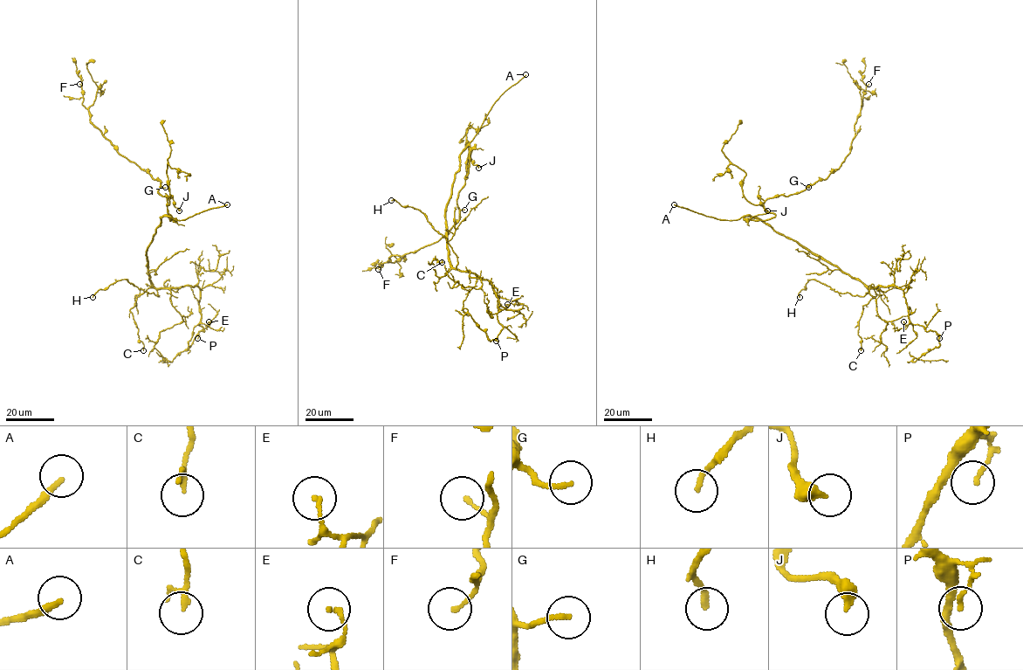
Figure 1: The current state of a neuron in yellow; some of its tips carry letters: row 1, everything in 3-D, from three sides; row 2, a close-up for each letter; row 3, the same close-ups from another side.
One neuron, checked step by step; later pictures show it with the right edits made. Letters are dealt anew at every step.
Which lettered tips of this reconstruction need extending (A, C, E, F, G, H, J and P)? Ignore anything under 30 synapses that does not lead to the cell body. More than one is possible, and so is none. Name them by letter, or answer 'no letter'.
A, G

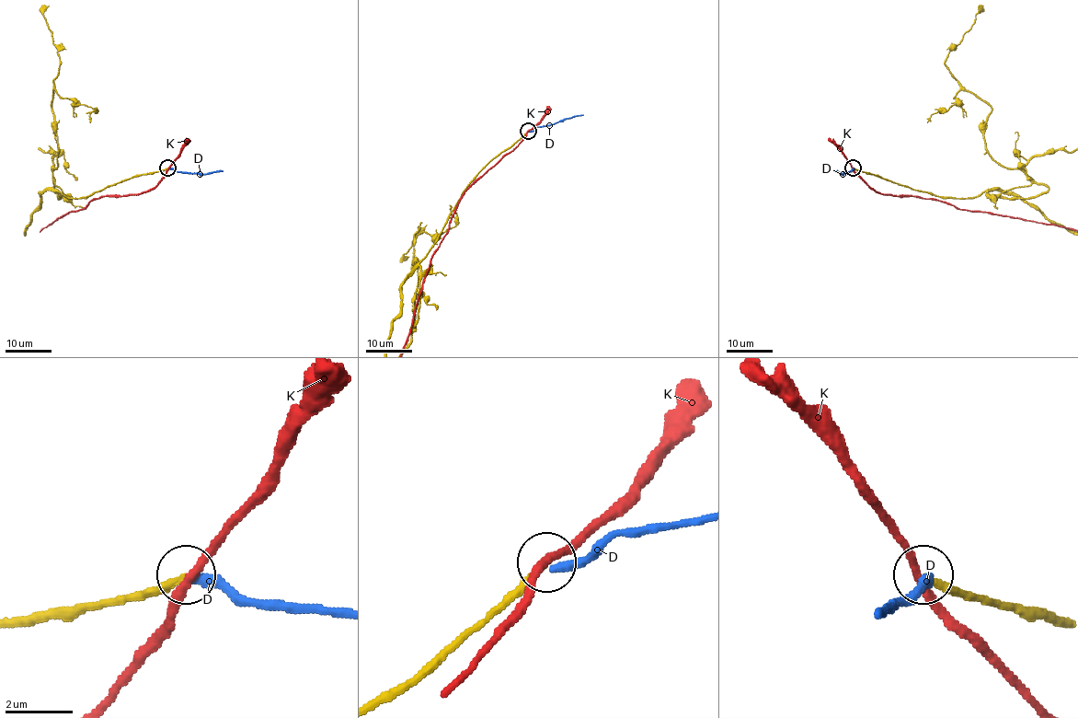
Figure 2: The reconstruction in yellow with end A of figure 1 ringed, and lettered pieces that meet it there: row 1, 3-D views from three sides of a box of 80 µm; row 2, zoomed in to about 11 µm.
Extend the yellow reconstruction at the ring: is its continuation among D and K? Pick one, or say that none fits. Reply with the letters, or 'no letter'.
no letter

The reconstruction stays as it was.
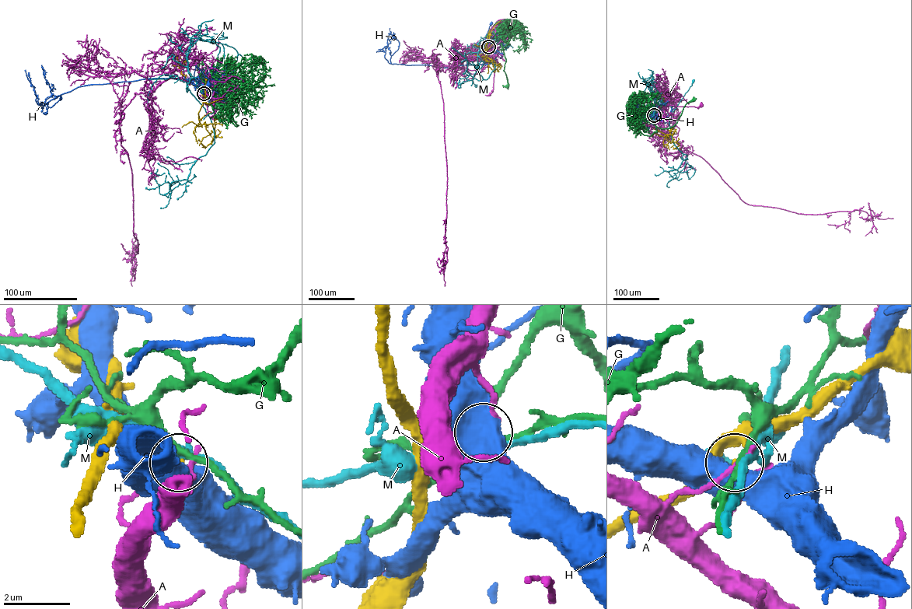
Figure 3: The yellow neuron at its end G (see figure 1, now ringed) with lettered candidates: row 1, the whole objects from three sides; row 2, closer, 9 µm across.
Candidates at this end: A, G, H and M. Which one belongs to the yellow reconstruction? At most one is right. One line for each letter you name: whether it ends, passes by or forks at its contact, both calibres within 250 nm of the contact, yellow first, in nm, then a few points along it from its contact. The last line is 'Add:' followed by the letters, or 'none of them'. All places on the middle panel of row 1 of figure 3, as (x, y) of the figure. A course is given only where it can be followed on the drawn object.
Add: none of them

